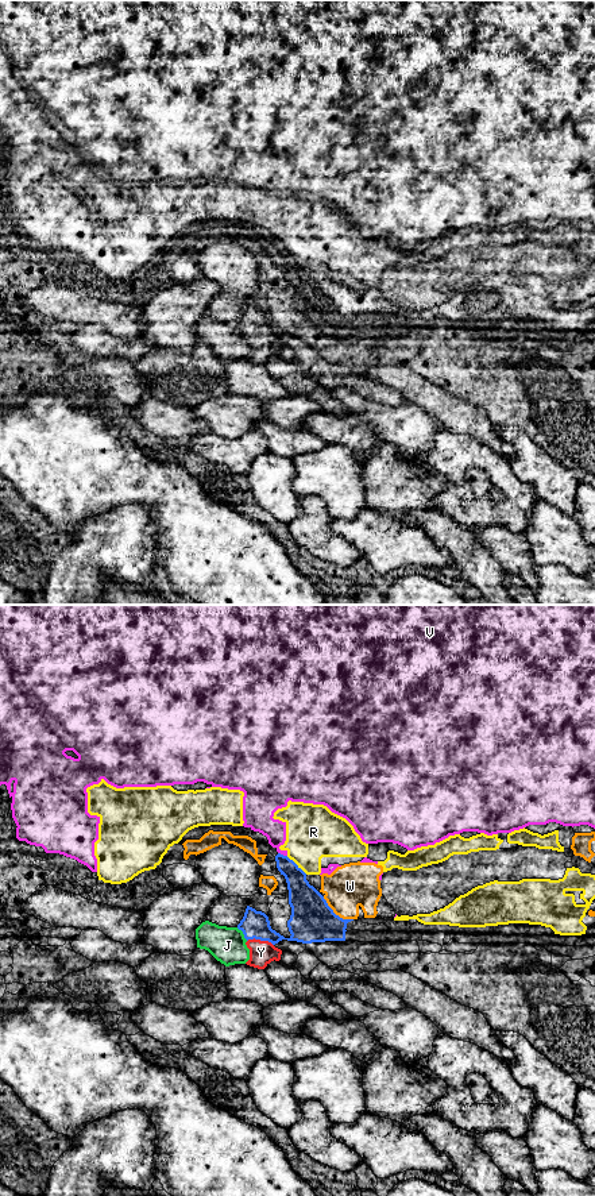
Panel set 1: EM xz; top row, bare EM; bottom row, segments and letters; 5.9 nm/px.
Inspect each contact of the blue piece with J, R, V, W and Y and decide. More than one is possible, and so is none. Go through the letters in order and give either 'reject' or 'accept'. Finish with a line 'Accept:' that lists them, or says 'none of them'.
J: reject
R: reject
V: reject
W: reject
Y: accept
Accept: Y

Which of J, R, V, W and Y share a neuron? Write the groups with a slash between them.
J / R V W / Y

